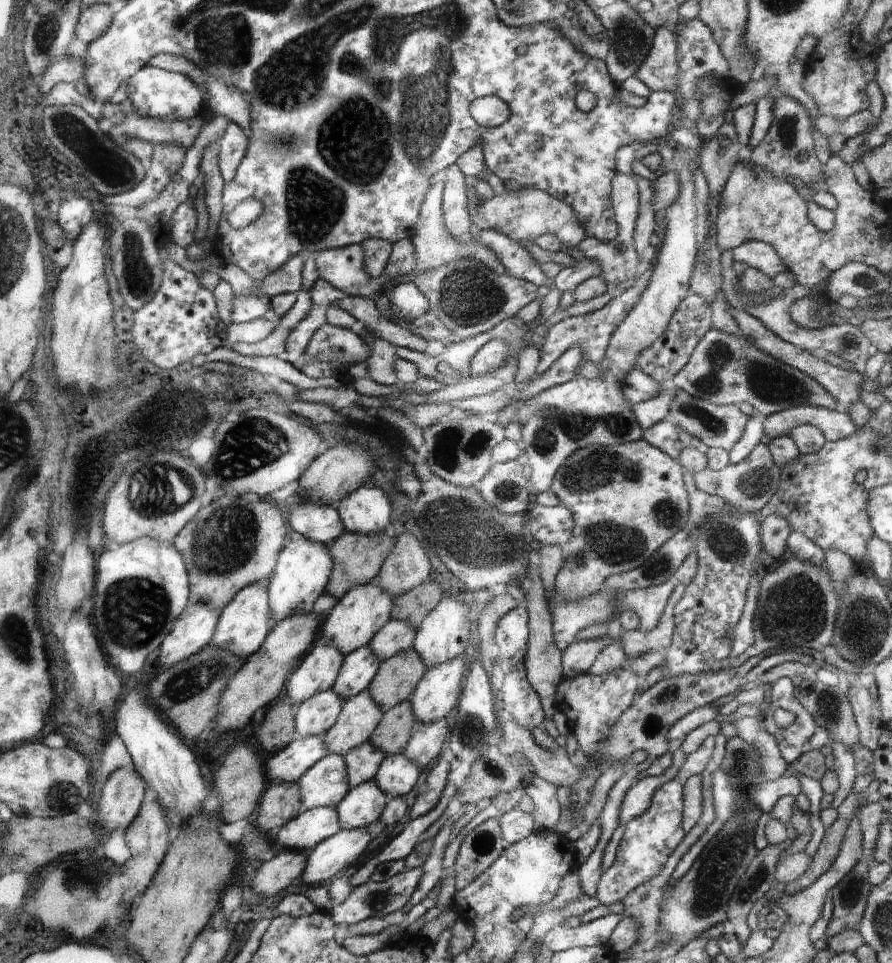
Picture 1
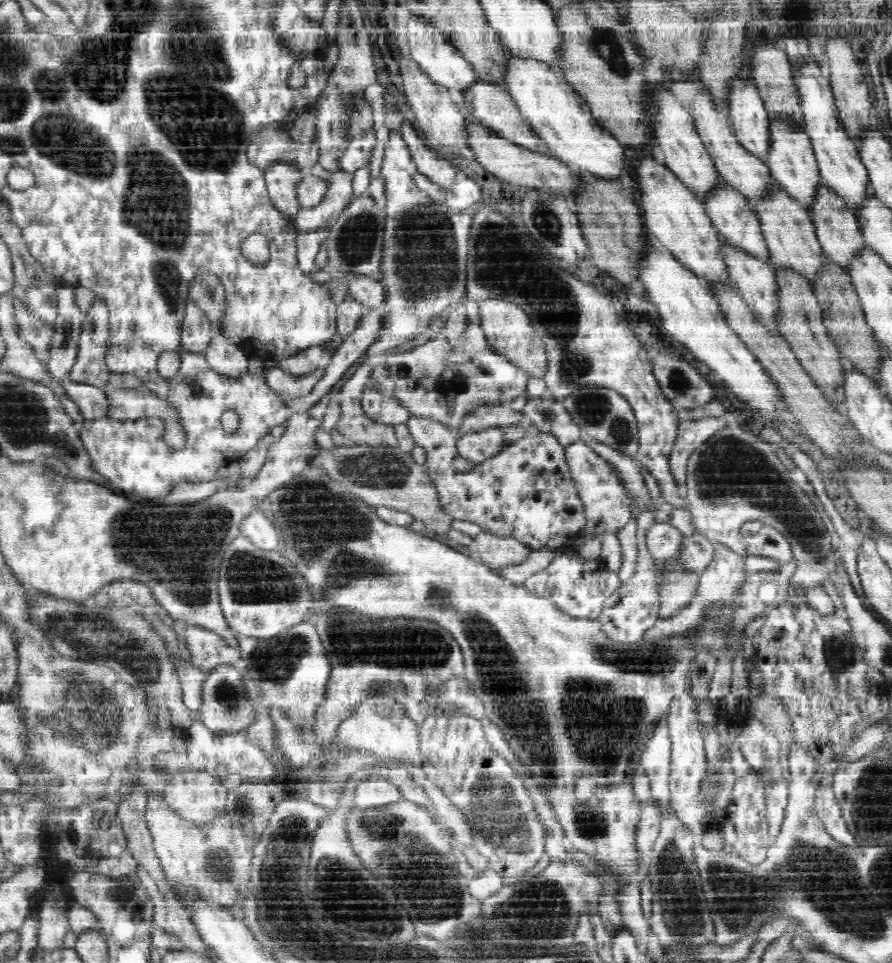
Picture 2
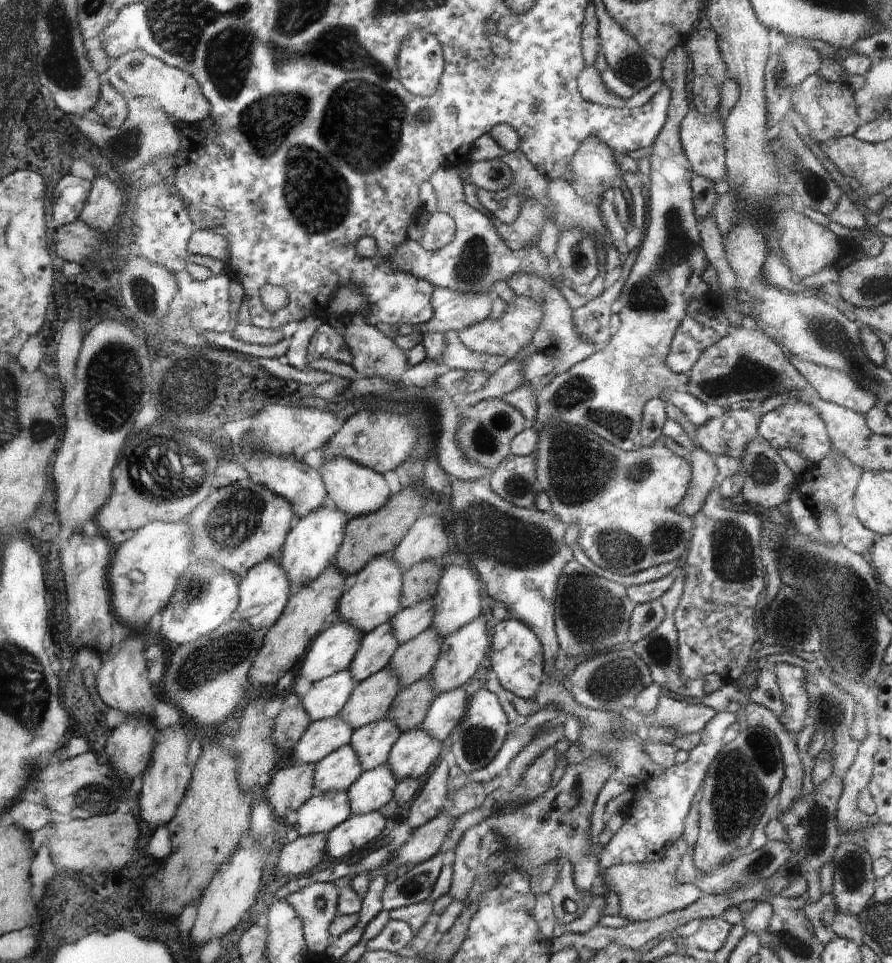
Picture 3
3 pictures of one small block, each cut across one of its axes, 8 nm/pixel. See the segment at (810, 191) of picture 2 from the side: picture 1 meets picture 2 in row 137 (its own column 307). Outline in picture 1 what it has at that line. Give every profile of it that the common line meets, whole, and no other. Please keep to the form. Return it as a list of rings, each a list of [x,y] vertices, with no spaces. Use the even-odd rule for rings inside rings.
[[[327,754],[322,757],[308,773],[300,778],[301,801],[304,803],[304,810],[310,808],[336,808],[342,800],[349,794],[350,785],[348,777],[348,767],[345,765],[345,758],[342,755]]]

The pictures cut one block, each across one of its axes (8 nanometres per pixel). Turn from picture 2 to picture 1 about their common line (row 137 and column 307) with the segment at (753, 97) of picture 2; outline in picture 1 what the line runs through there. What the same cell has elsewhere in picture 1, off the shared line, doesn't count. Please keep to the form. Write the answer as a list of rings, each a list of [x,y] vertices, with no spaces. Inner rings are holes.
[[[299,736],[296,742],[282,749],[280,753],[272,755],[264,767],[269,770],[266,778],[270,778],[271,784],[300,782],[300,778],[327,754],[321,737]]]

